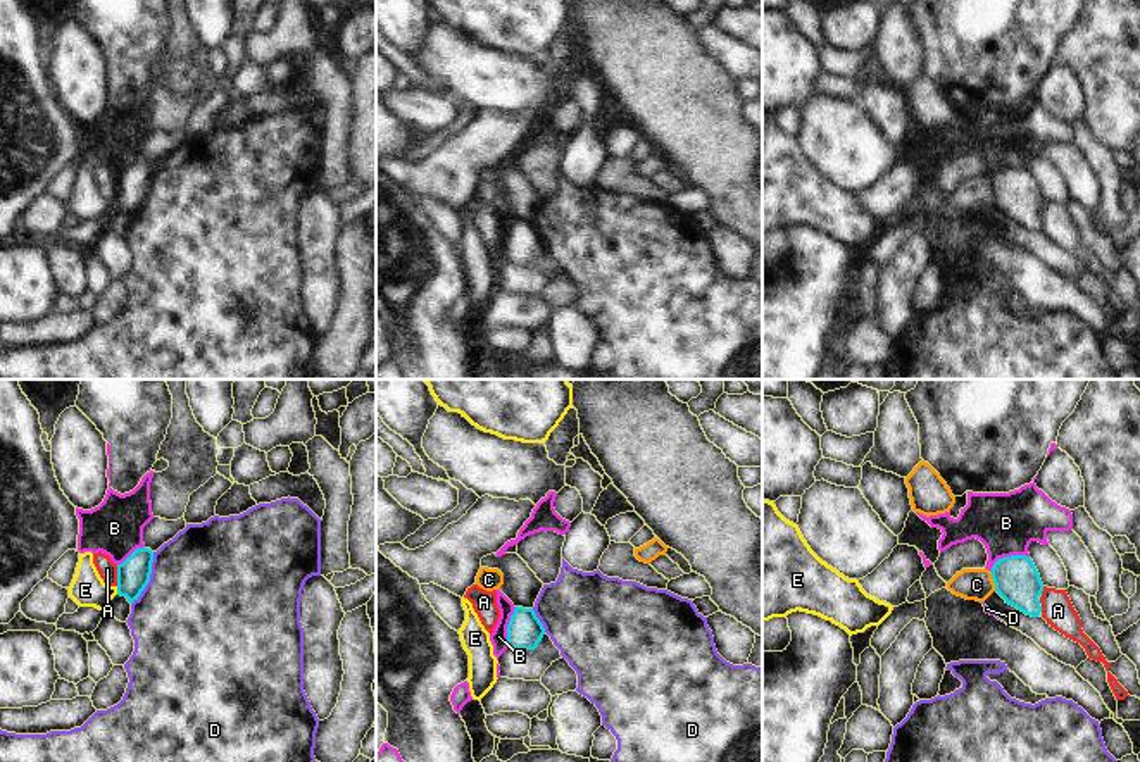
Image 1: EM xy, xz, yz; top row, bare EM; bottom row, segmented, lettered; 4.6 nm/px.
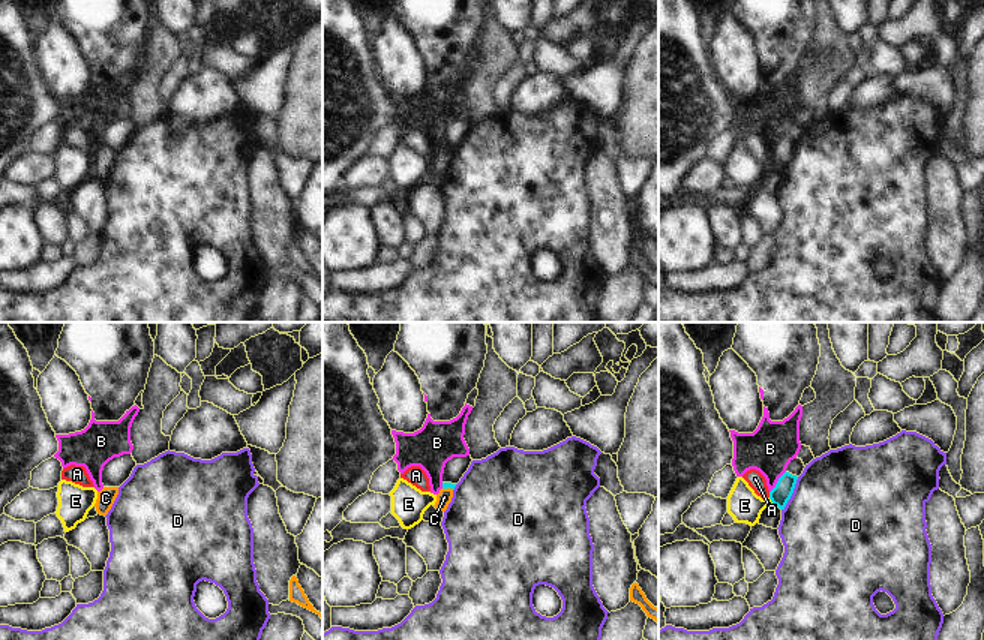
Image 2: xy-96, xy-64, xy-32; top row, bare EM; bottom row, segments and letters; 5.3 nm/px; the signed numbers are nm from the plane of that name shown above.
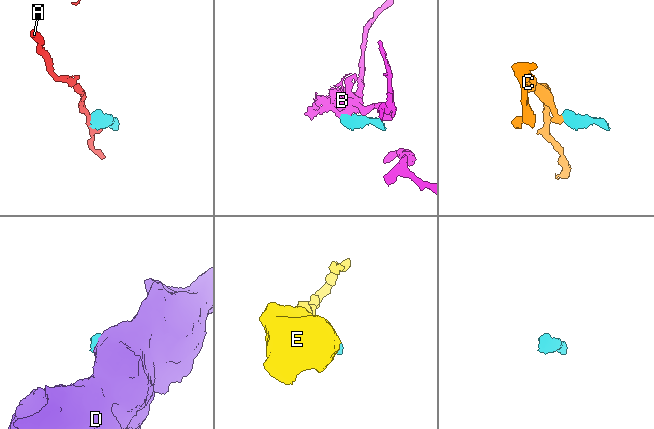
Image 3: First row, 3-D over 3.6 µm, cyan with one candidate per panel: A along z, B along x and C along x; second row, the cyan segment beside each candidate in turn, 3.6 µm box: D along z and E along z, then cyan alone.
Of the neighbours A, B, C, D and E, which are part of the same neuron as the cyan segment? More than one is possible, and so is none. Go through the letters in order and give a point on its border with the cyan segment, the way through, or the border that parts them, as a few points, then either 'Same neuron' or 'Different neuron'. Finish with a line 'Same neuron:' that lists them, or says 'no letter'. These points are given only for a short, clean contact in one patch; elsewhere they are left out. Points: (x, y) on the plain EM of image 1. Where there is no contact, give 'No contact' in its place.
A: Touches cyan at xy (118, 190). Boundary: xy (116, 180), (118, 199). Different neuron
B: Touches cyan at yz (1008, 171). Boundary: yz (1028, 169), (1004, 169), (990, 185). Different neuron
C: Touches cyan at yz (994, 195). Boundary: yz (989, 185), (995, 204). Different neuron
D: Touches cyan at xy (149, 192). Different neuron
E: Touches cyan at xy (118, 204). Boundary: xy (116, 200), (118, 207). Different neuron
Same neuron: no letter

